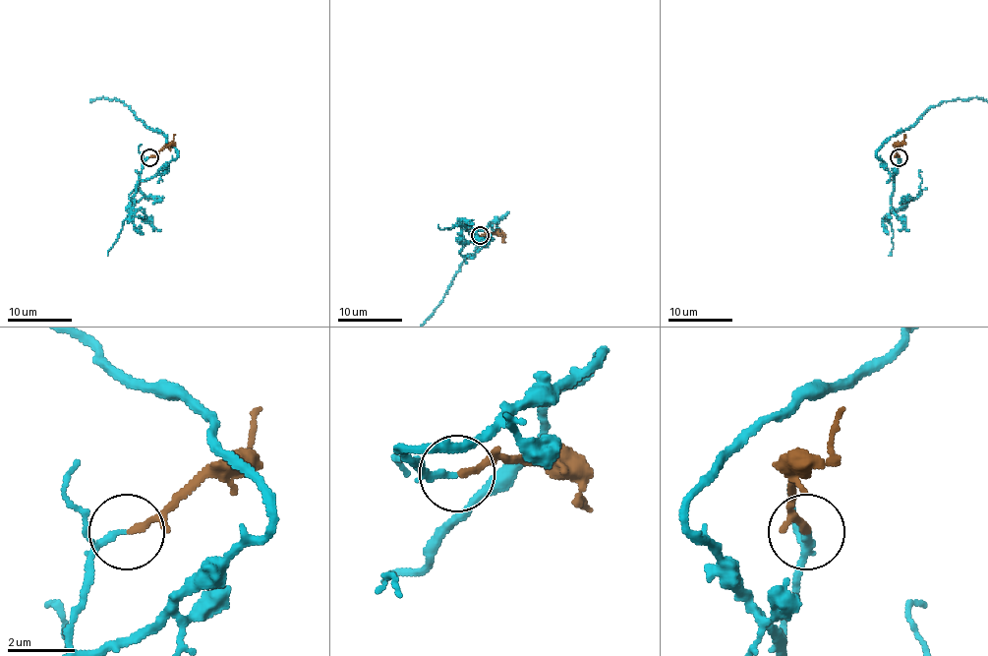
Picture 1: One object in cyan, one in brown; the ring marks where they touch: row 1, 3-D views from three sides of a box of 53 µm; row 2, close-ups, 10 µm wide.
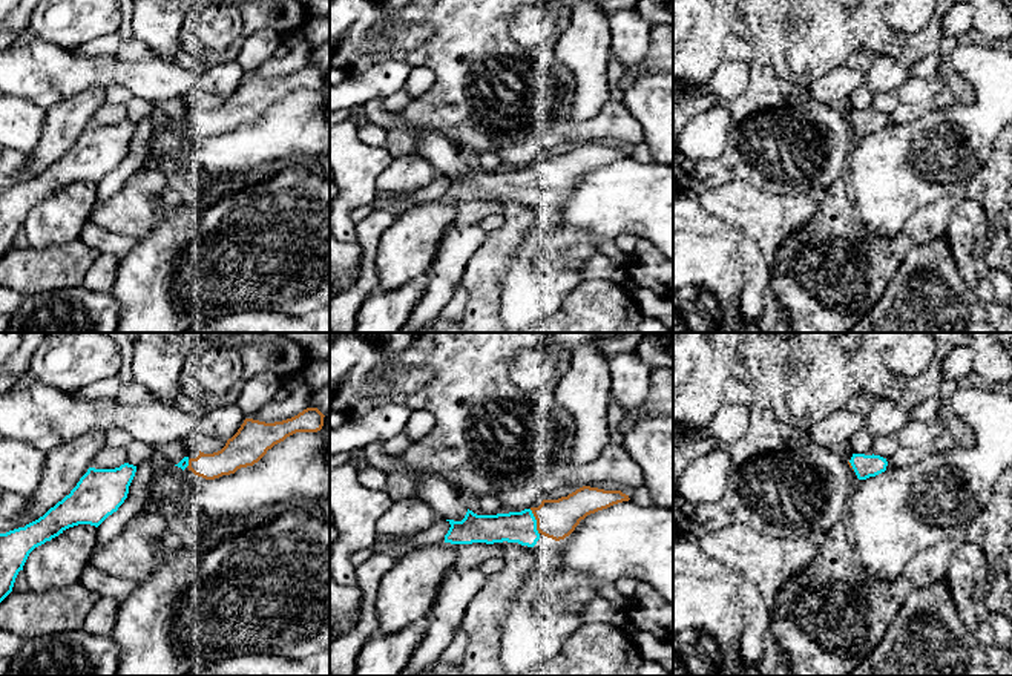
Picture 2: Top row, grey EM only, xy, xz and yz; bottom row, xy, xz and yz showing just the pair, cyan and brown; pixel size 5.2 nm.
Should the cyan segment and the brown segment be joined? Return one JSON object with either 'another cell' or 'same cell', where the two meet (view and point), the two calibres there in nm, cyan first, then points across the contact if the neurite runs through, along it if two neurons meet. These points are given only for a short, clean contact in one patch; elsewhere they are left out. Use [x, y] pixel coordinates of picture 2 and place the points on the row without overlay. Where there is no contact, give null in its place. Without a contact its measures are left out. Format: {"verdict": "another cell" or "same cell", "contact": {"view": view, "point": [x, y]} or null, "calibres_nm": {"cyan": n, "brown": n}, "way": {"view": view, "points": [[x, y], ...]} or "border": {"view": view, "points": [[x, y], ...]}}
{"verdict": "same cell", "contact": {"view": "xz", "point": [535, 178]}, "calibres_nm": {"cyan": 160, "brown": 200}}

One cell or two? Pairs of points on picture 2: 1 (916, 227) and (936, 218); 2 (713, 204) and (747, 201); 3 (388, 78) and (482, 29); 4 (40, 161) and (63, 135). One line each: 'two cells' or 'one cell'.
1: one cell
2: one cell
3: two cells
4: one cell

